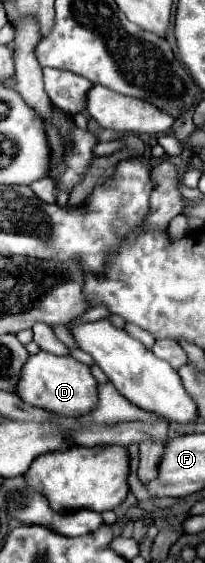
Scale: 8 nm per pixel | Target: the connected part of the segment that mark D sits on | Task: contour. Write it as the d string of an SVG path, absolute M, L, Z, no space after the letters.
M39 351L37 355L29 357L23 367L23 379L19 383L17 395L35 407L75 419L91 413L99 401L97 381L87 365L75 361L73 357L57 357L47 351Z

